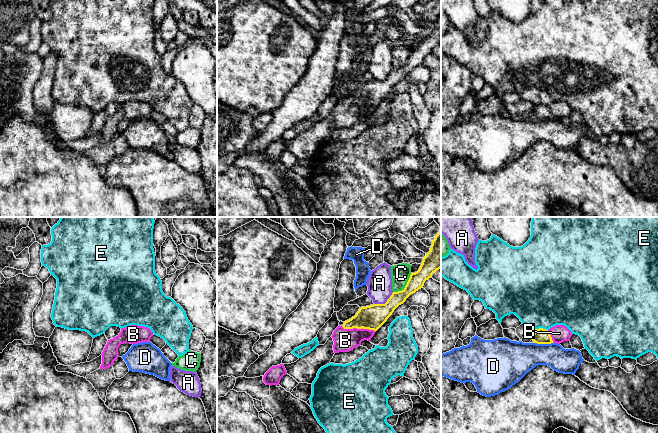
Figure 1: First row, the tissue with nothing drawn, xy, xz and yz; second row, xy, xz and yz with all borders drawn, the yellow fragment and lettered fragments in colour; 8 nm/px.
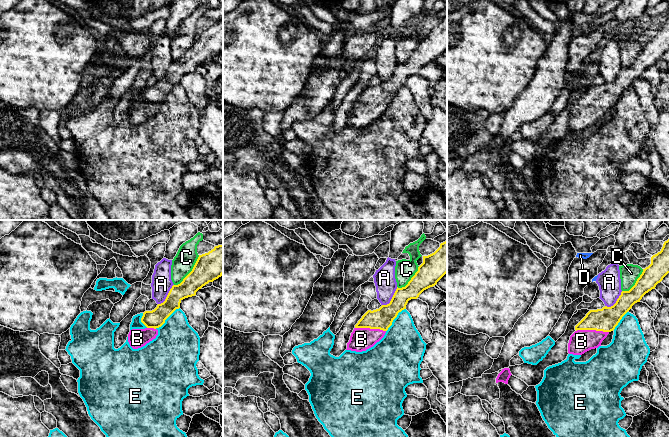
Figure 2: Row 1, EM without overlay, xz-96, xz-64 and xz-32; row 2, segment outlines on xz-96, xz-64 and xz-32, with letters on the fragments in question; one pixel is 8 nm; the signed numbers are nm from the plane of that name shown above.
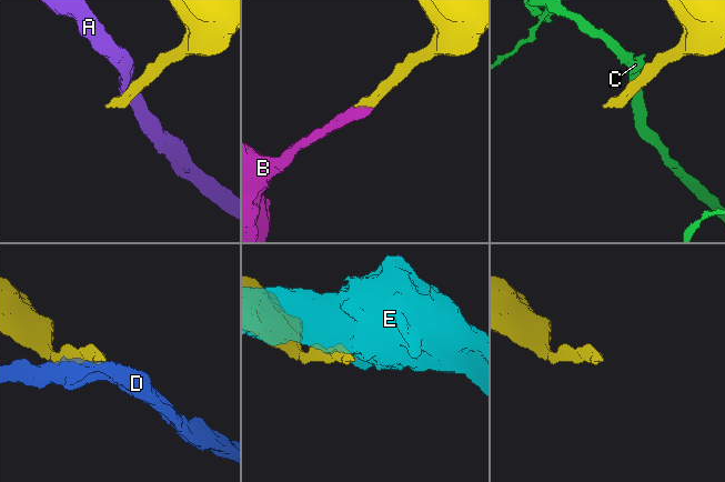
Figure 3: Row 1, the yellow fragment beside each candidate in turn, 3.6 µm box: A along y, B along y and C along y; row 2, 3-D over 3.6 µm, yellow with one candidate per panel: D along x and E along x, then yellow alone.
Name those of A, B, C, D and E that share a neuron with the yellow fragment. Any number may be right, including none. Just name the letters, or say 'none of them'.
B

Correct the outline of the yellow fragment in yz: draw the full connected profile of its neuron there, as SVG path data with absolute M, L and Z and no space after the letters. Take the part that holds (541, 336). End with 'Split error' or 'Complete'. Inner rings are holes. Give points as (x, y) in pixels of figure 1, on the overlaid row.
M556 325L549 330L543 328L535 329L531 338L537 344L560 344L564 341L570 341L572 335L572 332L566 326Z. Split error

